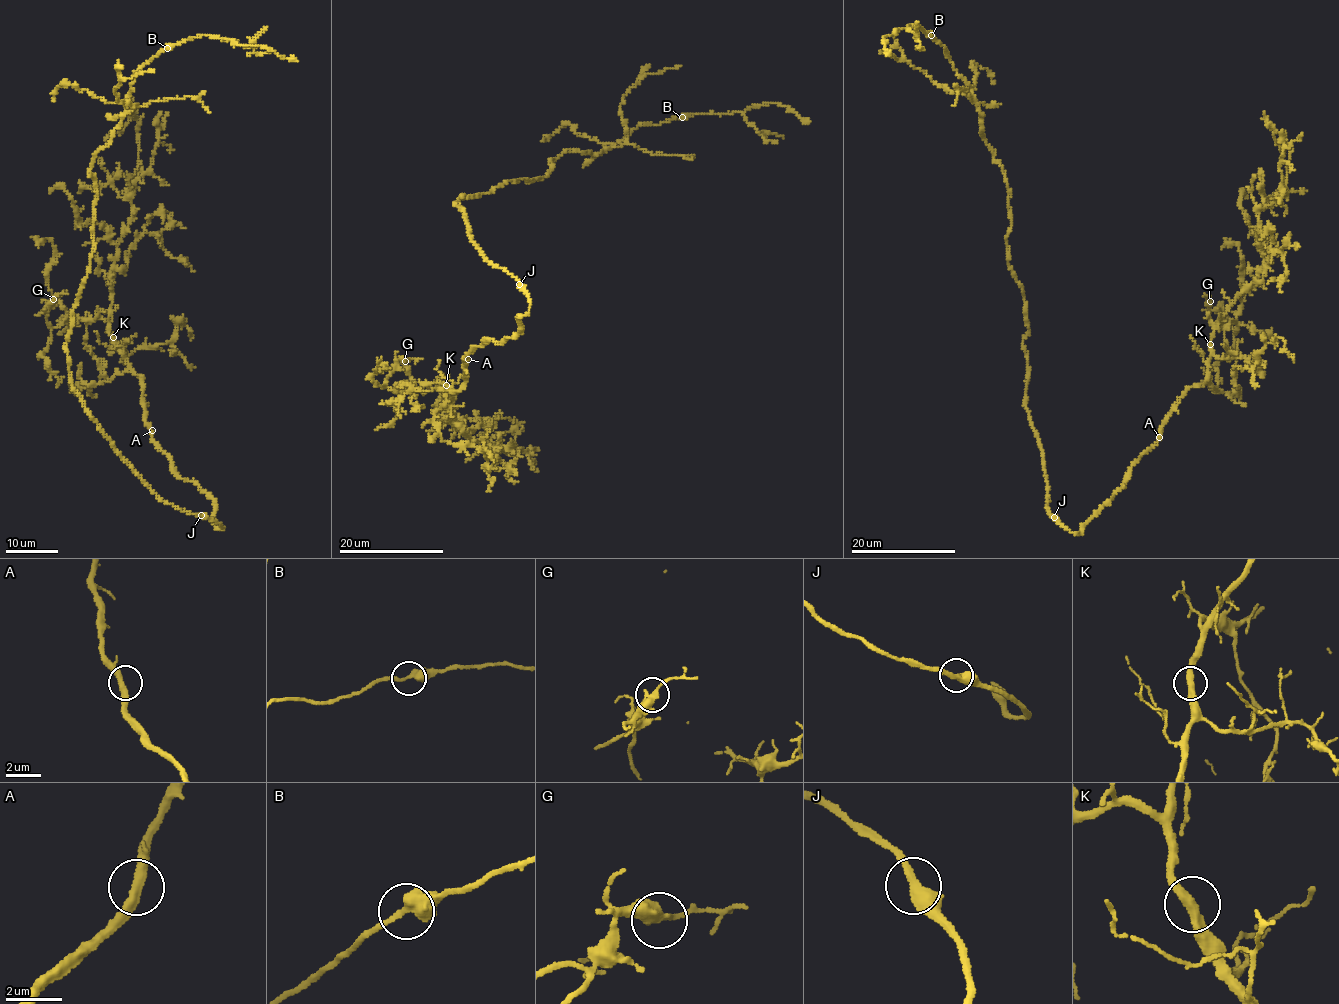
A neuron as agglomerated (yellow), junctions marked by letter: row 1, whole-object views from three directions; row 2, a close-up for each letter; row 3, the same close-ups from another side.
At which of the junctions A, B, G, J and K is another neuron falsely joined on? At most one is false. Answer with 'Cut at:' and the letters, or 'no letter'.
Cut at: no letter

